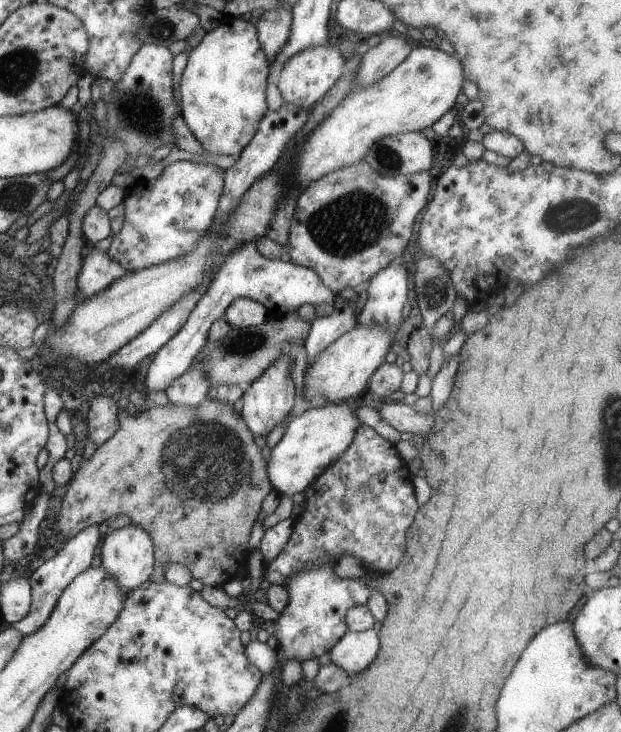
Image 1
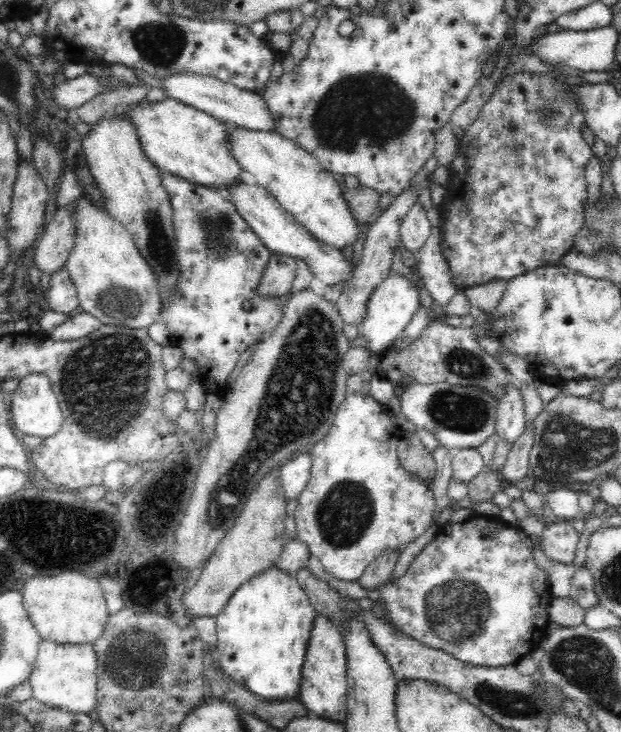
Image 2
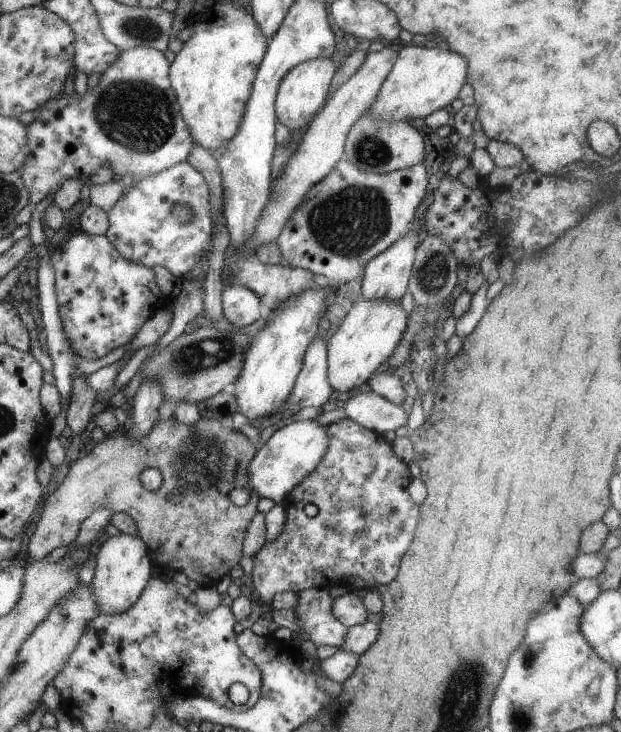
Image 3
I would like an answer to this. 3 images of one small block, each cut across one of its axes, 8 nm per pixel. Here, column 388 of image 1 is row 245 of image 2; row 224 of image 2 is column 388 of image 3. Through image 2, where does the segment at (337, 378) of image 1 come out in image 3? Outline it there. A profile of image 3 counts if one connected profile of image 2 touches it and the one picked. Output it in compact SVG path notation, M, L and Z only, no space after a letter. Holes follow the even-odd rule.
M363 298L352 301L345 318L326 341L327 382L332 391L363 389L371 373L395 350L406 329L407 318L399 302Z

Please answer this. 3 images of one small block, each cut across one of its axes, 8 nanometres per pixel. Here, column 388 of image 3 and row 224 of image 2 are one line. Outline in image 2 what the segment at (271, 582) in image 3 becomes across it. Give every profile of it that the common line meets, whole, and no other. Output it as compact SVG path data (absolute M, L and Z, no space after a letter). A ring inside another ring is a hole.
M518 73L508 77L505 81L497 84L487 103L481 108L478 119L466 130L464 140L459 142L458 152L454 158L454 168L449 172L449 180L446 188L446 196L441 202L441 233L442 255L450 264L450 271L458 288L466 288L472 285L486 284L493 280L509 281L515 276L520 276L543 267L544 264L557 264L569 254L572 249L574 236L579 228L582 228L582 216L586 207L587 185L584 176L587 161L594 156L594 148L582 139L580 128L585 124L584 115L578 109L578 103L574 97L564 91L568 85L564 81L555 80L546 75L534 73Z

